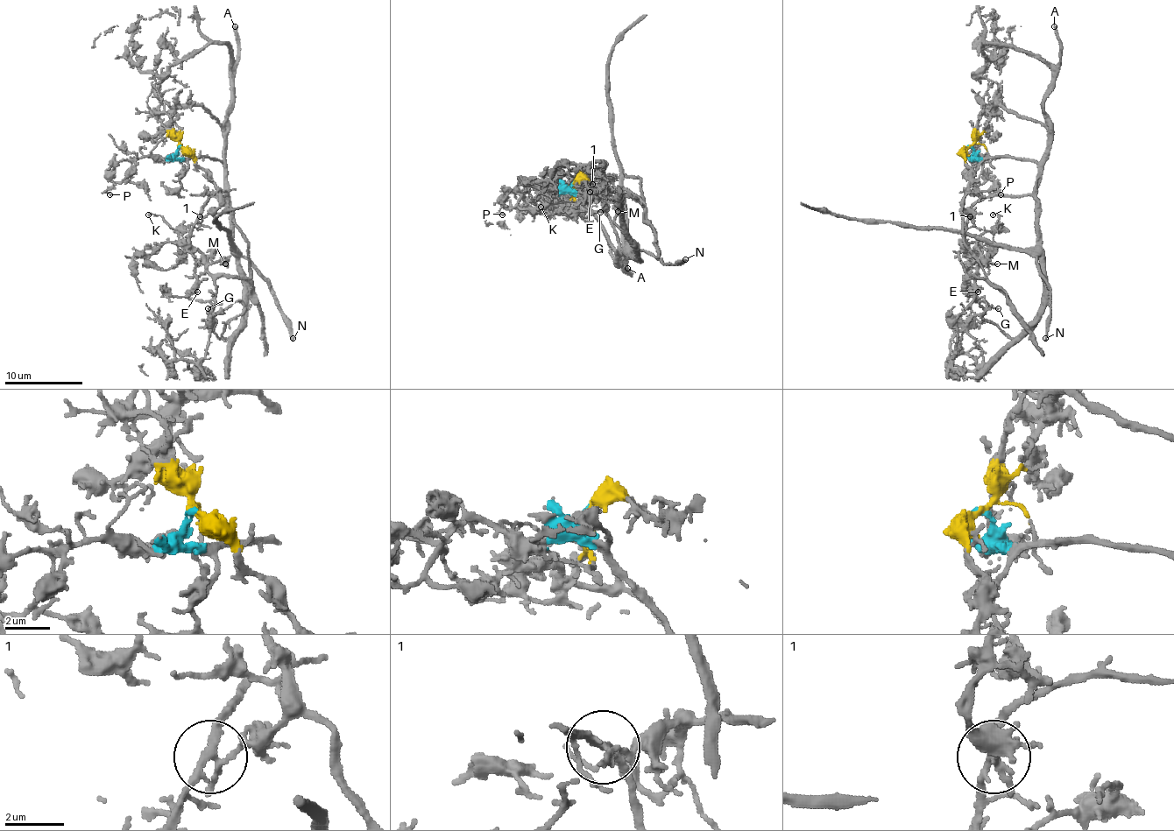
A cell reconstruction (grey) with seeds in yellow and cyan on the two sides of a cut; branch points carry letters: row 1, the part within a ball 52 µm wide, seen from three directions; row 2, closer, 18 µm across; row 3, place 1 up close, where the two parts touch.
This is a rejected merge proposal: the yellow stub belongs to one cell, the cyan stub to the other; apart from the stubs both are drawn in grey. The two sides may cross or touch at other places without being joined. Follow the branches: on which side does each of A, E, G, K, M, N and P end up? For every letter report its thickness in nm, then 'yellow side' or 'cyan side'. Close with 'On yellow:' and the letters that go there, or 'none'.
A: 280 nm thick; cyan side
E: 120 nm thick; cyan side
G: 140 nm thick; yellow side
K: 180 nm thick; yellow side
M: 190 nm thick; yellow side
N: 240 nm thick; cyan side
P: 150 nm thick; cyan side
On yellow: G, K, M

